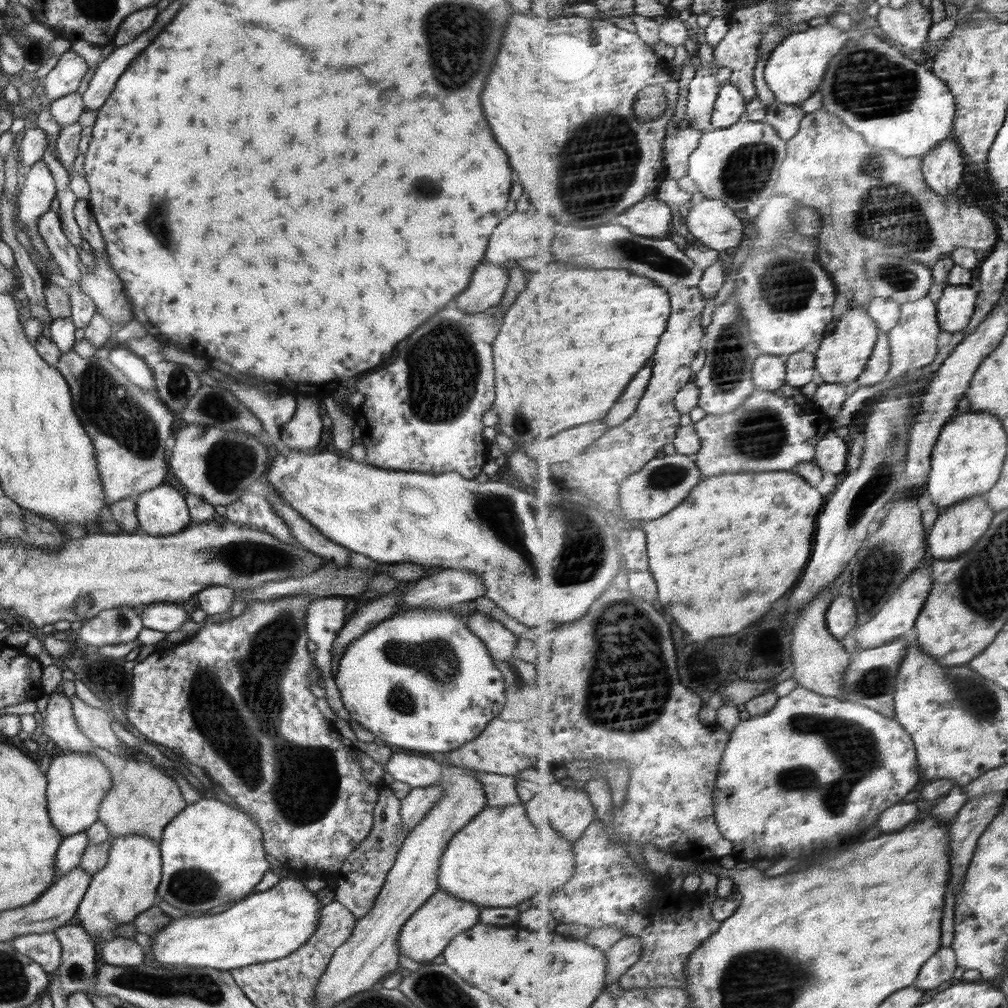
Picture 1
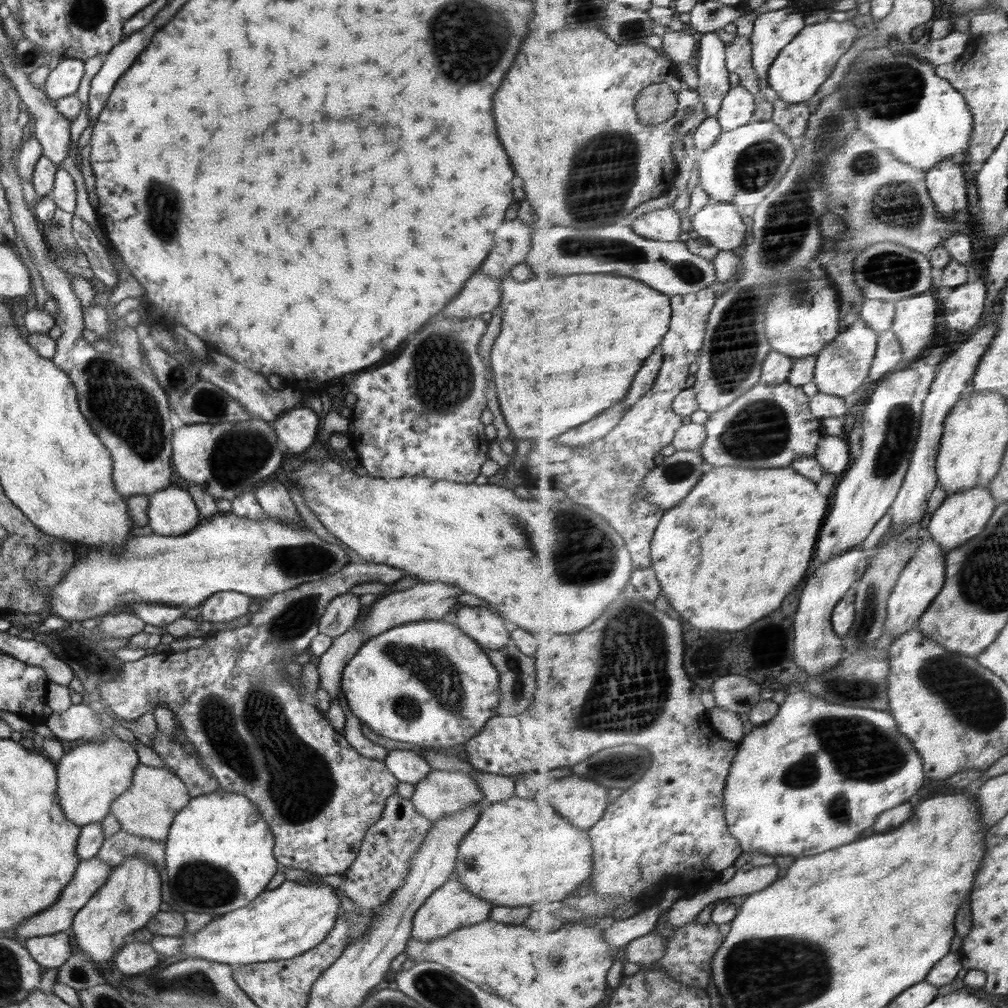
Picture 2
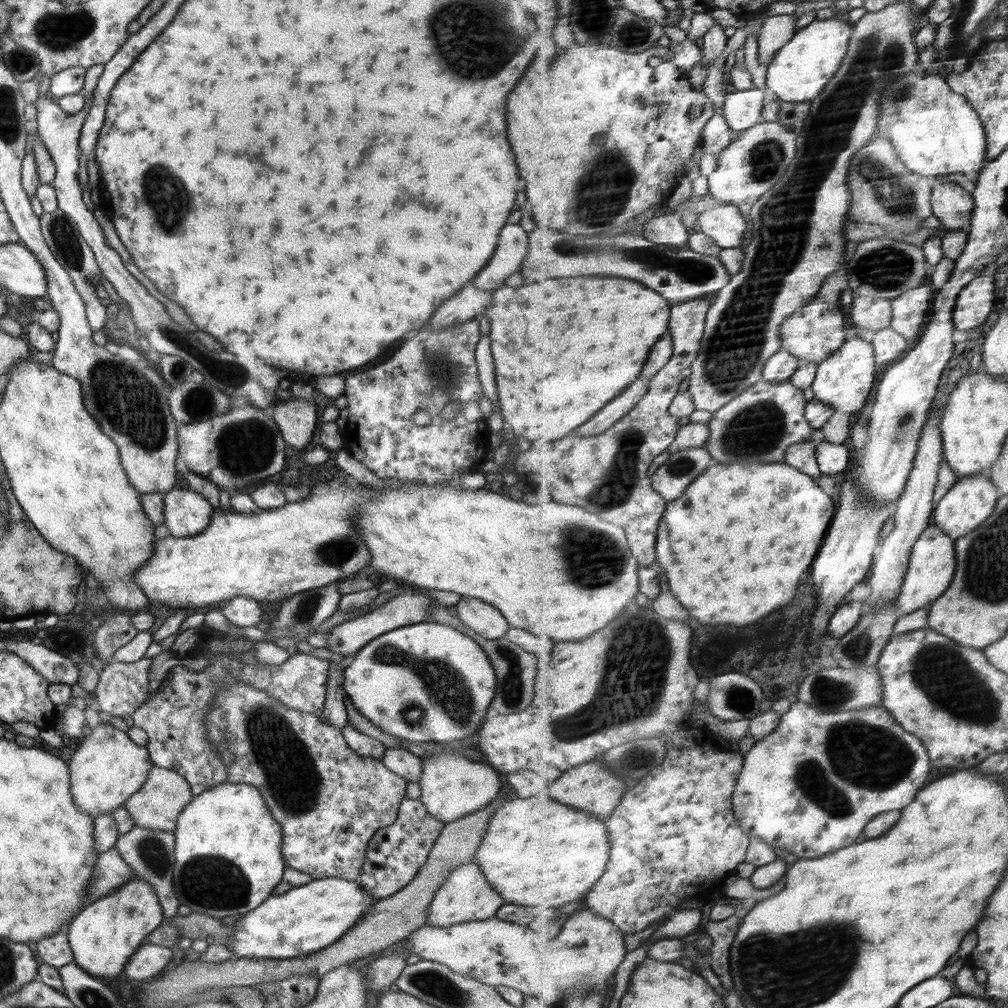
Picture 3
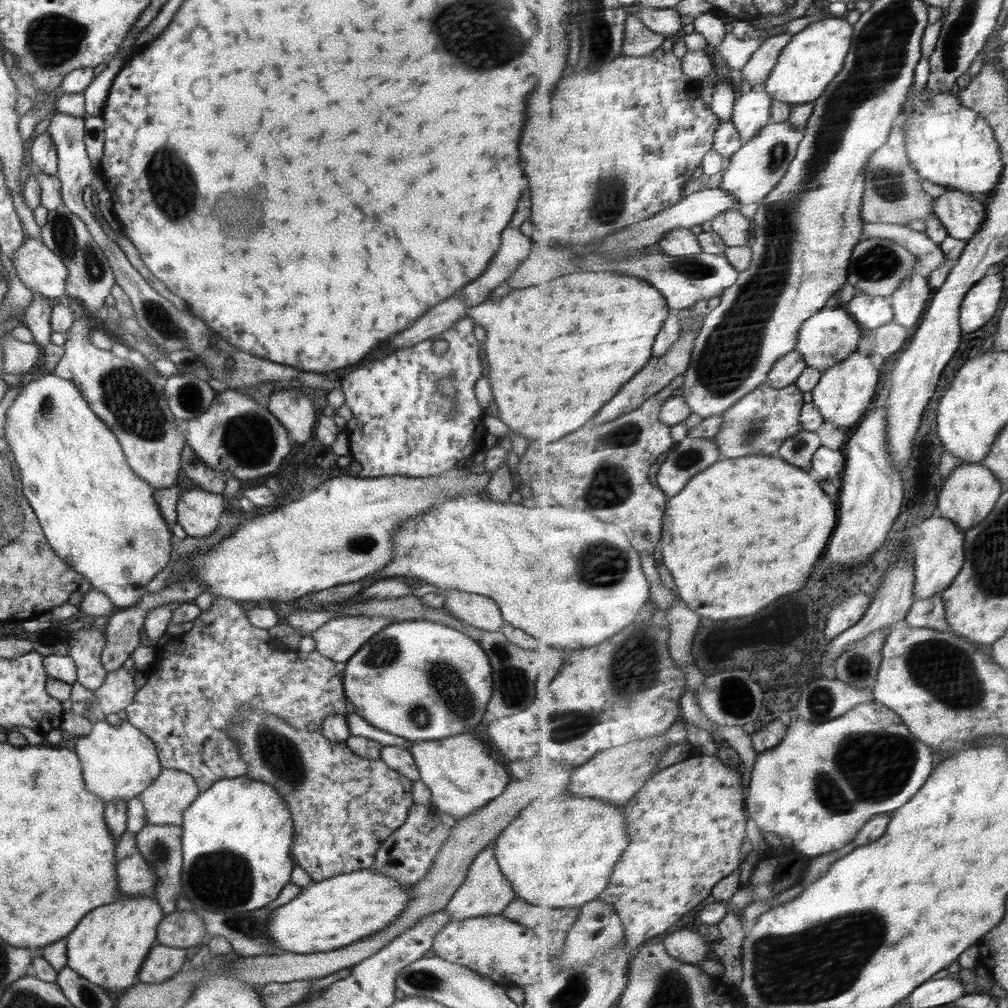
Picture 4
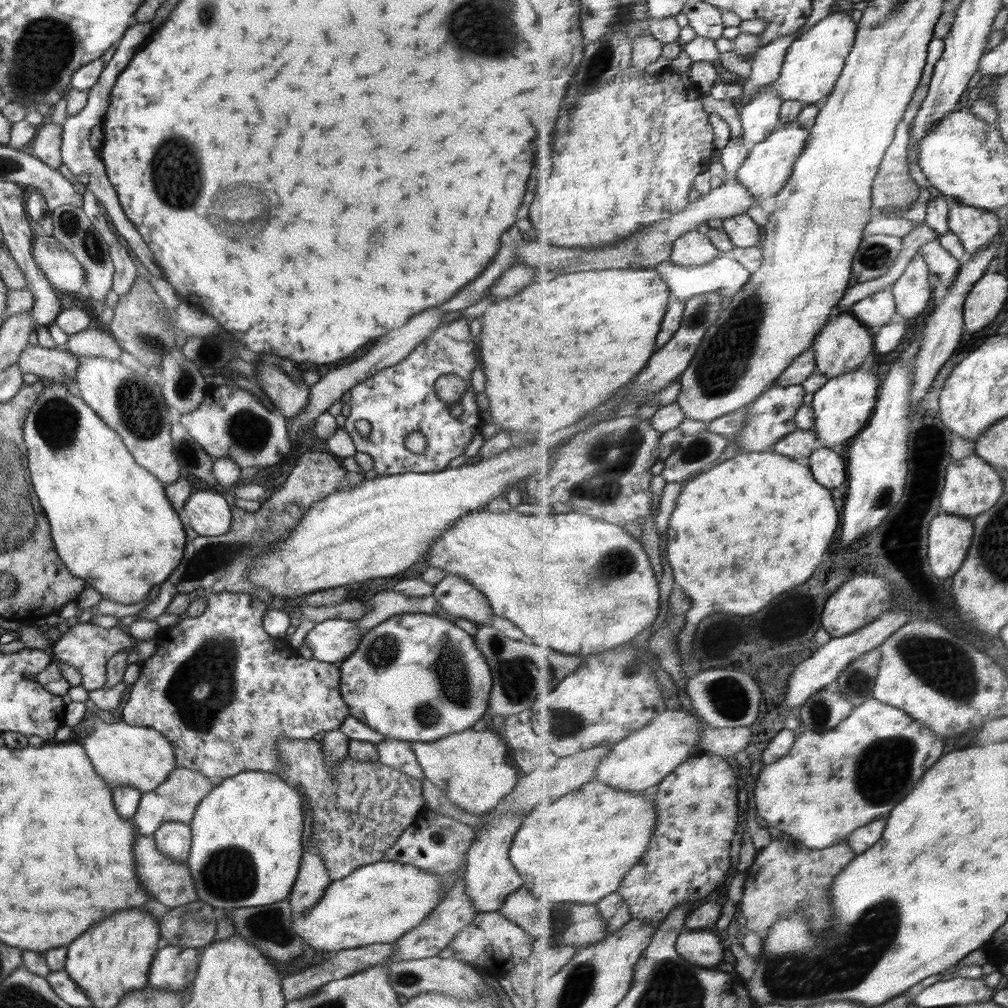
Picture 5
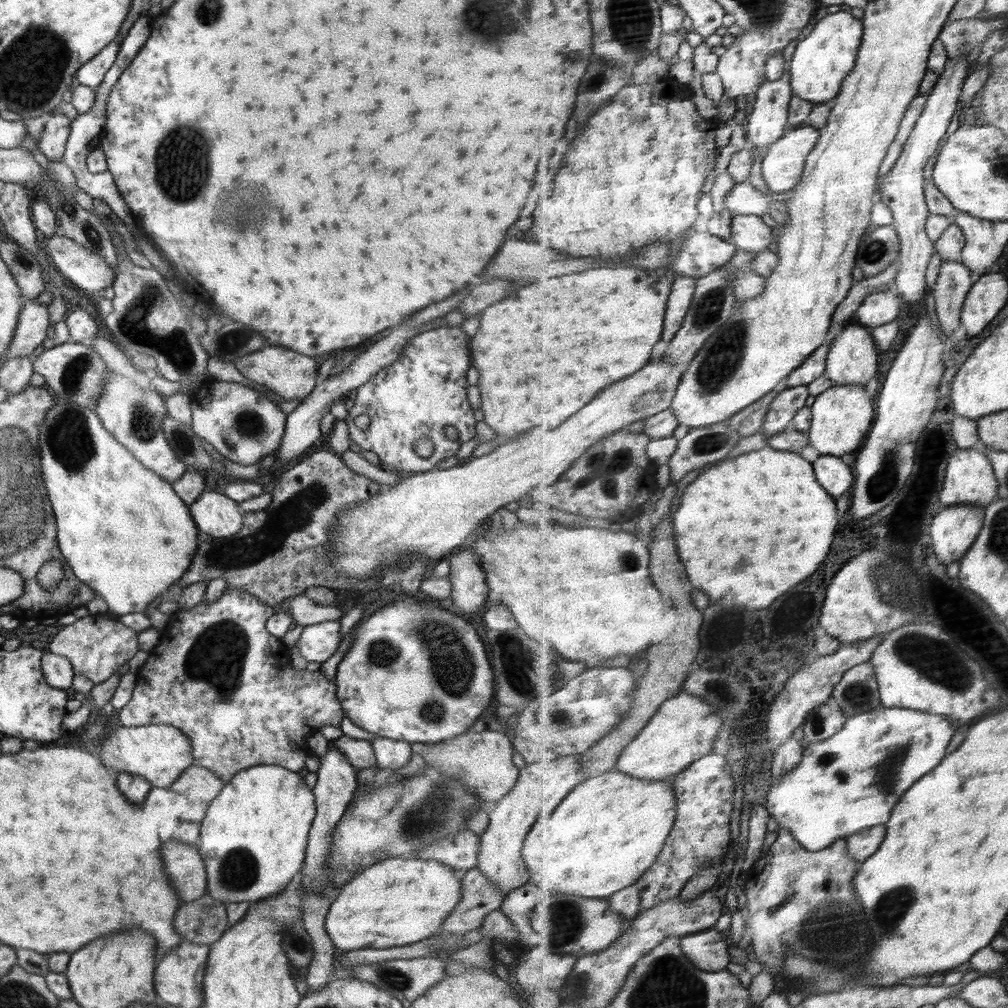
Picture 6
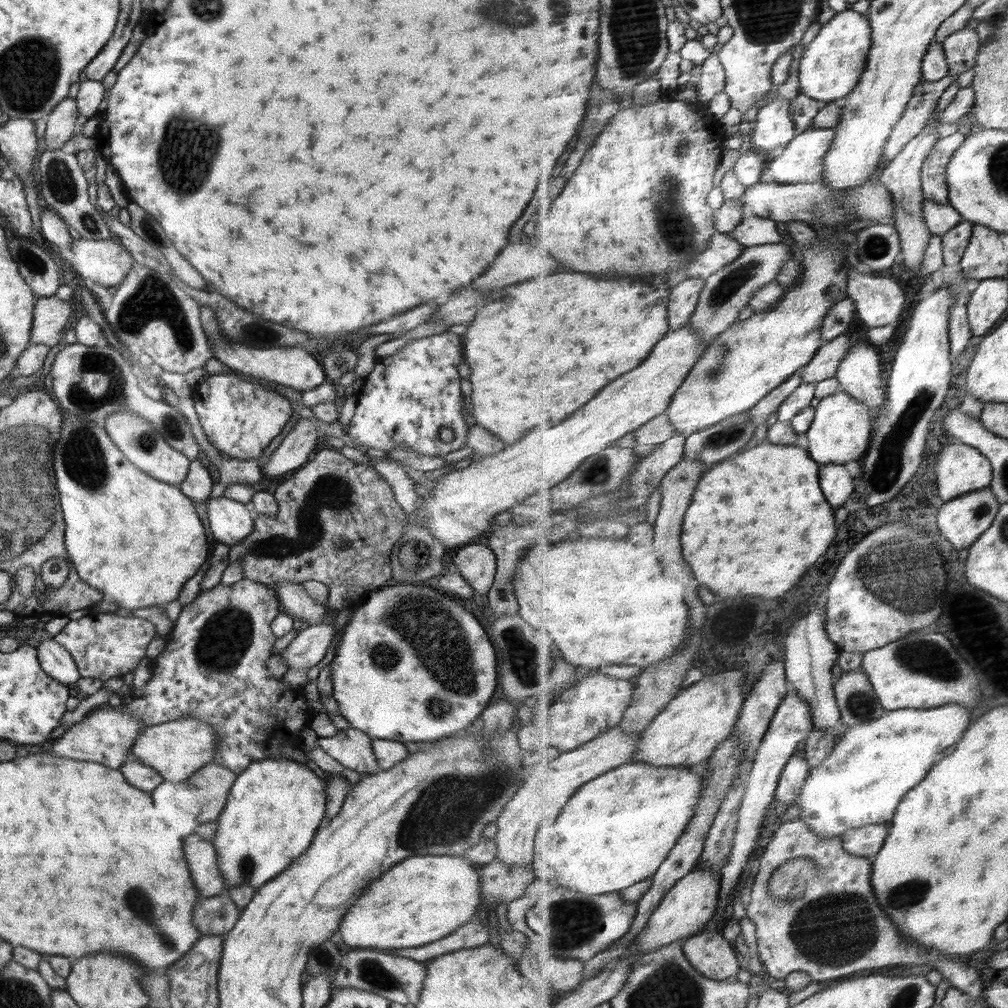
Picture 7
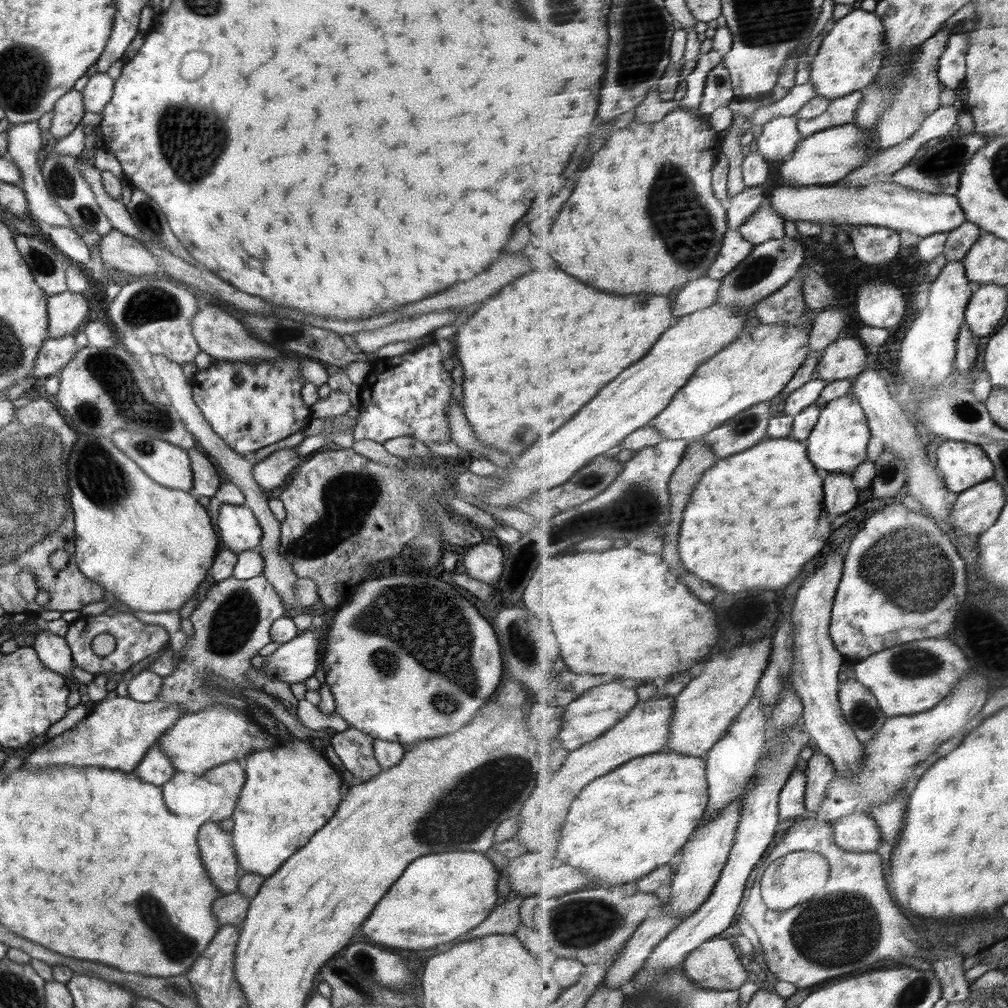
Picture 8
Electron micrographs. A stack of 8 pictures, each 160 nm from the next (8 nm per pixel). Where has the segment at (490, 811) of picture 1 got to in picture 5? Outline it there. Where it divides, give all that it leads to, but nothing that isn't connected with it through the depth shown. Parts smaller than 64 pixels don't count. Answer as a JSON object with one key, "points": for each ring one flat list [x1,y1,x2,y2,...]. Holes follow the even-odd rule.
{"points":[[595,779,581,786,578,790,563,796,550,806,535,806,534,810,523,818,522,825,520,825,520,829,518,829,518,832,516,832,512,840,510,851,508,851,508,860,512,862,512,866,516,868,516,871,518,871,519,875,522,877,524,881,523,887,526,888,528,892,532,892,537,901,598,904,609,895,614,894,614,892,620,891,623,882,627,879,628,873,632,872,632,870,636,868,636,865,646,857,648,848,652,845,654,832,656,832,656,826,658,826,659,822,659,810,657,809,657,802,655,799,653,791,650,793,643,791,625,791,624,789,613,787,601,780]]}

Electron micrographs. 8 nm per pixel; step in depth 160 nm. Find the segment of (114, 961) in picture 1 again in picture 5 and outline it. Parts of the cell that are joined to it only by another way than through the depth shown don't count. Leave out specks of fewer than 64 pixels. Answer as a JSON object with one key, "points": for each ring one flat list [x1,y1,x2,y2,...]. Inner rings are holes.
{"points":[[169,944,155,952,148,982,158,990,181,993,196,978,198,964,197,949]]}

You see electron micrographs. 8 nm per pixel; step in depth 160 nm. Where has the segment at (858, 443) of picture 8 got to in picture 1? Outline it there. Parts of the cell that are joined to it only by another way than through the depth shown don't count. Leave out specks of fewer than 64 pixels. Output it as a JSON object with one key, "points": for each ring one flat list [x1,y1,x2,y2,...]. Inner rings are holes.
{"points":[[853,308,840,317,836,329,828,335,817,352,817,370,826,383,842,384,854,387,874,355,882,332,878,322,870,316,867,308]]}

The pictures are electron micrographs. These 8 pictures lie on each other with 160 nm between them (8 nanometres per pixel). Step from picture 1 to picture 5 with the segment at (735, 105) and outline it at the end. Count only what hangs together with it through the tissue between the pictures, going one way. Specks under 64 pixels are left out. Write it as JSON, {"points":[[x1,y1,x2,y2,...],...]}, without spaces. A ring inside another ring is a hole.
{"points":[[774,89,760,90,746,102,740,114,744,128,743,144,752,149,764,143,780,127,785,98]]}

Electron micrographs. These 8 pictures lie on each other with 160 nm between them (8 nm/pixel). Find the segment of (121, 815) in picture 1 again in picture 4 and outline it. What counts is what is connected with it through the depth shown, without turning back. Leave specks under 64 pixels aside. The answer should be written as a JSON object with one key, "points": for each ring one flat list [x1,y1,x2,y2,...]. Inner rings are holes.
{"points":[[163,768,156,780,146,787,138,797,142,799,146,809,147,823,158,826,181,826,184,811,198,798,200,793,193,776,184,771]]}

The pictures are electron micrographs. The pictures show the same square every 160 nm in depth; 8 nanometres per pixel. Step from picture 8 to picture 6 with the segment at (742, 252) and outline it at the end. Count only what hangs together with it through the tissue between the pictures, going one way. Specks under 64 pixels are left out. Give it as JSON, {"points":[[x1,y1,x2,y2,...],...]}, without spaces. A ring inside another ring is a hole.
{"points":[[709,230,707,232,695,231,691,233,690,237,684,242,684,247,679,254,679,257,674,261,674,270,678,276,692,276,697,279,711,275,722,266,727,265,735,258,737,244,731,243,724,237,716,236]]}

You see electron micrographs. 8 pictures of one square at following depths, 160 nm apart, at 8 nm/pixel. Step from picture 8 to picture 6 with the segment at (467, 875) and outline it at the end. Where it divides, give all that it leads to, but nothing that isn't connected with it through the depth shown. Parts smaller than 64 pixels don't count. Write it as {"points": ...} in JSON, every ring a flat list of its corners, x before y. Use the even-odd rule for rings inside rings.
{"points":[[389,857,365,867,340,887,340,894,326,916,326,932,340,950,363,948,392,948,414,944,437,934,442,923,460,902,461,873,457,873,436,860,404,859]]}

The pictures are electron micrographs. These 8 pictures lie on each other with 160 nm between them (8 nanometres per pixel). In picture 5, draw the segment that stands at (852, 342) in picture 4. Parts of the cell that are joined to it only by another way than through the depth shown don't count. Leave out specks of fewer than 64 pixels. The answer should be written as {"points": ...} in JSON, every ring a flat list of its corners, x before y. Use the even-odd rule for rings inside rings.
{"points":[[842,313,835,321,827,324,825,330,812,345,818,362,817,372,830,378,848,375,860,371,868,356,874,352,874,331,858,319,853,313]]}

